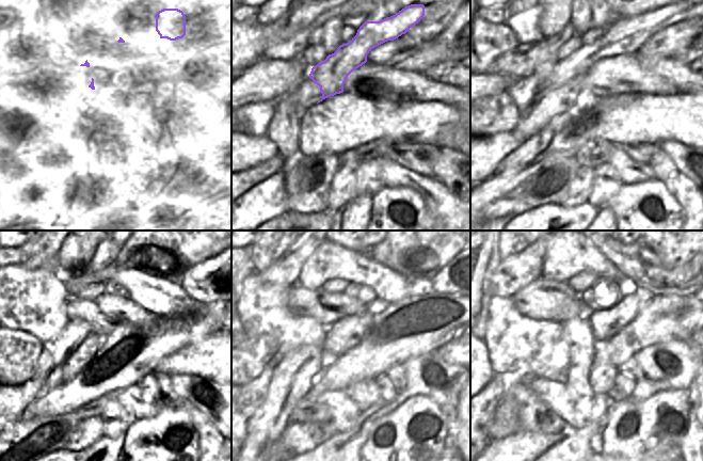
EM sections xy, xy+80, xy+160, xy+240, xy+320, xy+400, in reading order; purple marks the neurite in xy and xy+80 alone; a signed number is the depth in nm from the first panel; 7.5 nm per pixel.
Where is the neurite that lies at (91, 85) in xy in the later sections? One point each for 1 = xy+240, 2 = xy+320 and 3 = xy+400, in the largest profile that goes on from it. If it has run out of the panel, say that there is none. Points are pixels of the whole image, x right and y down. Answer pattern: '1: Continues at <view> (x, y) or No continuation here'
1: Continues at xy+240 (45, 364)
2: Continues at xy+320 (253, 393)
3: Continues at xy+400 (492, 394)

